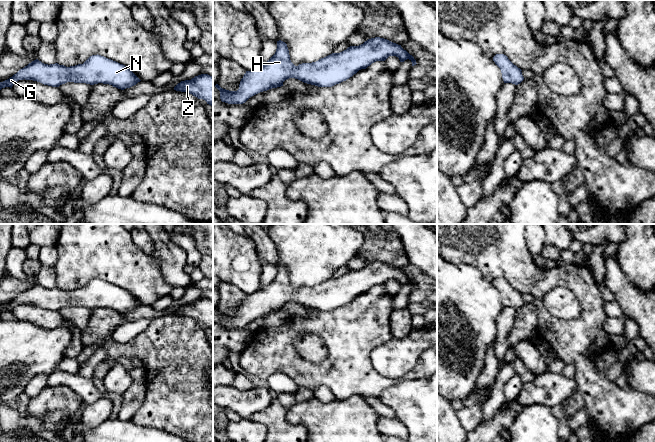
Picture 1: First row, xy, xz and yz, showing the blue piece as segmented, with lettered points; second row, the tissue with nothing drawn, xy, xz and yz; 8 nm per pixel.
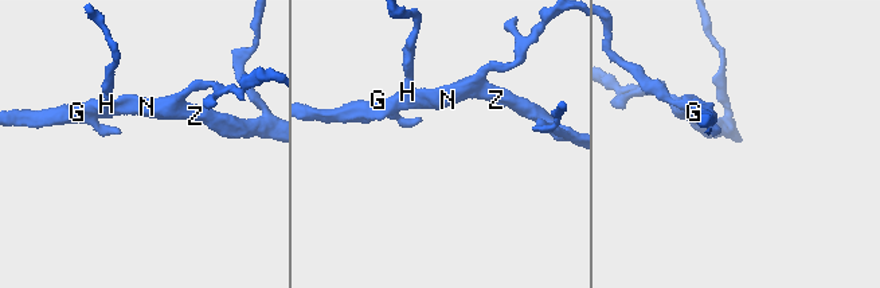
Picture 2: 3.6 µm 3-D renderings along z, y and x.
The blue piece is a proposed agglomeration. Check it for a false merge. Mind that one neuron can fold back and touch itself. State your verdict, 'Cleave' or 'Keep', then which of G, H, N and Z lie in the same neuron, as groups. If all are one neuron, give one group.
Keep. Groups: G H N Z

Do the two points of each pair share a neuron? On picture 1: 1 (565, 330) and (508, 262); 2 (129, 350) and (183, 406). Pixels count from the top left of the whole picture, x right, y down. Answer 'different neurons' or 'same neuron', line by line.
1: same neuron
2: same neuron

